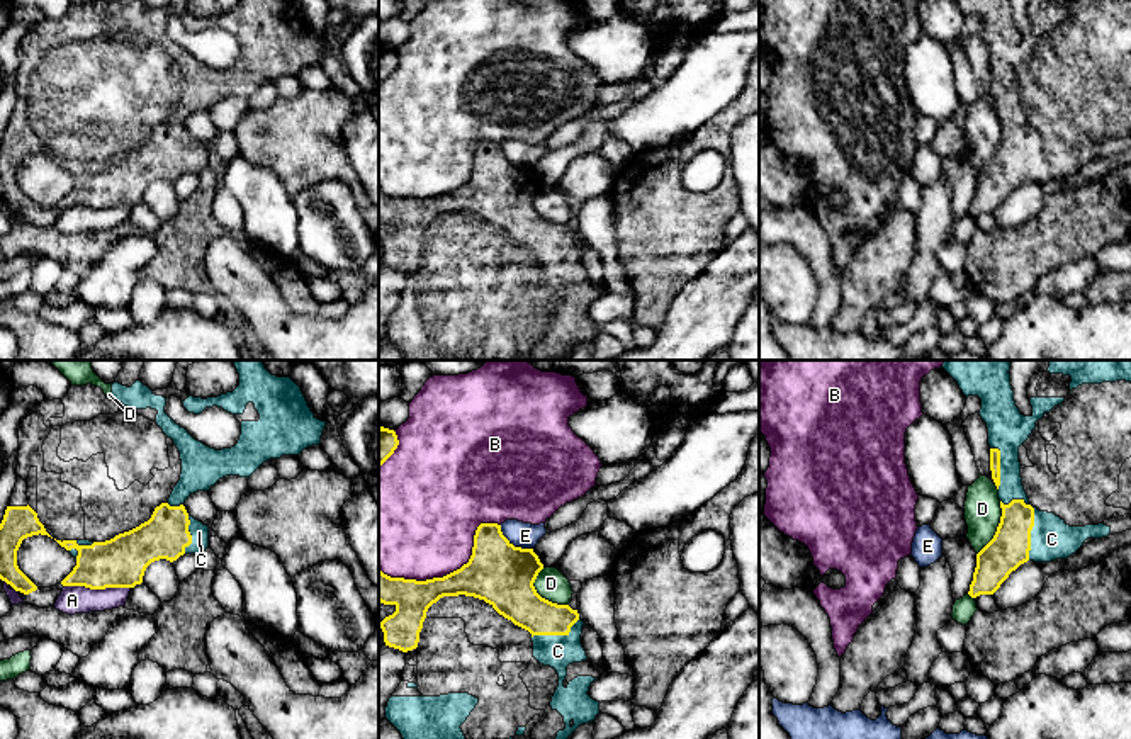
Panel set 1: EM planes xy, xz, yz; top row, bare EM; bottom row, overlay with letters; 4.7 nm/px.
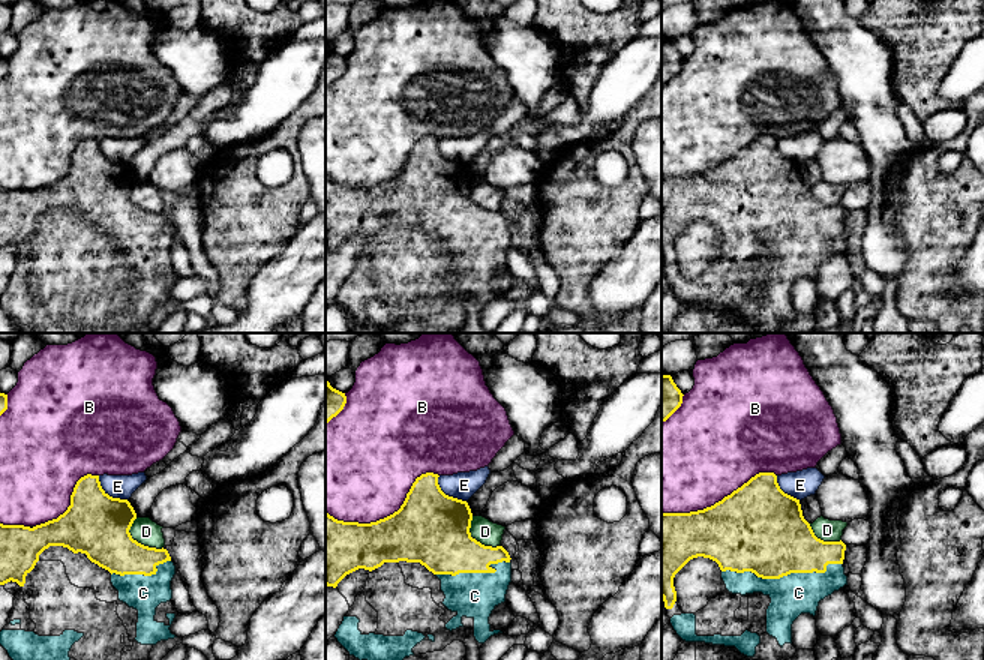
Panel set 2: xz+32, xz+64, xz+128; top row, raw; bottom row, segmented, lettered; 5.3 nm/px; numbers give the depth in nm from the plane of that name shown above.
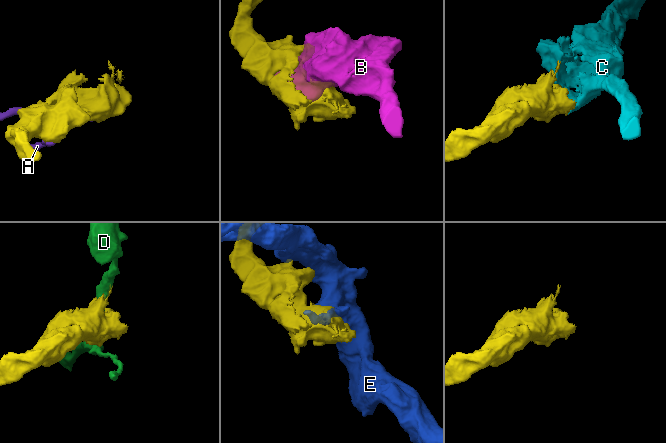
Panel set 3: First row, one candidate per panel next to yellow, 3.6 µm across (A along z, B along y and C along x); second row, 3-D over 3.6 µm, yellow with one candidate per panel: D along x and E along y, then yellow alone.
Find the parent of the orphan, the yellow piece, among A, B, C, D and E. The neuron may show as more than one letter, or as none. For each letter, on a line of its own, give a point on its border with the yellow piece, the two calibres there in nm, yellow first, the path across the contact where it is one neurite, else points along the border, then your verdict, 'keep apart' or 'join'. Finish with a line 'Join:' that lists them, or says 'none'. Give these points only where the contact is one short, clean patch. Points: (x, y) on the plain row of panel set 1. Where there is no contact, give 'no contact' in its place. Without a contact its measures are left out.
A: xy (97, 208) | 240/130 nm | keep apart
B: xz (450, 192) | 300/480 nm | keep apart
C: yz (1033, 138) | 190/200 nm | join
D: xz (539, 214) | 300/150 nm | keep apart
E: xz (512, 163) | 300/120 nm | keep apart
Join: C

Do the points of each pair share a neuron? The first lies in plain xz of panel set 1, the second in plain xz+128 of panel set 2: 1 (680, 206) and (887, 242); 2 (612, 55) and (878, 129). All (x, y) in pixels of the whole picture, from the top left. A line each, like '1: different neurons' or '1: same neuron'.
1: different neurons
2: same neuron

